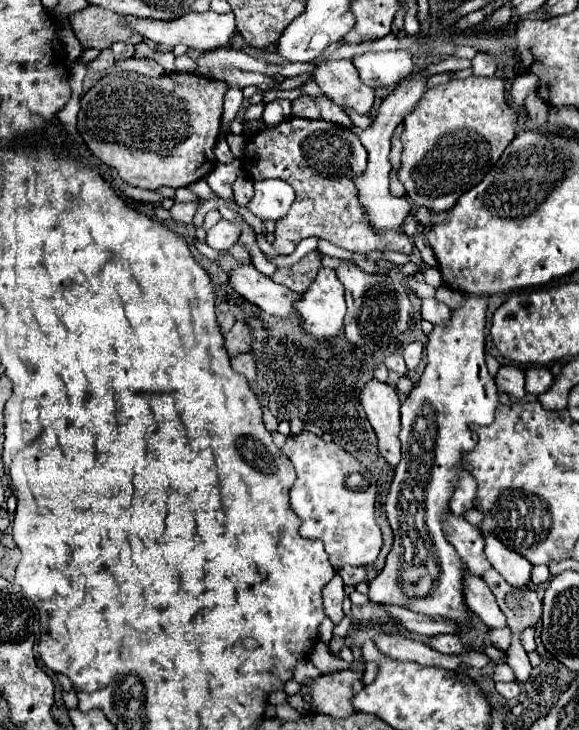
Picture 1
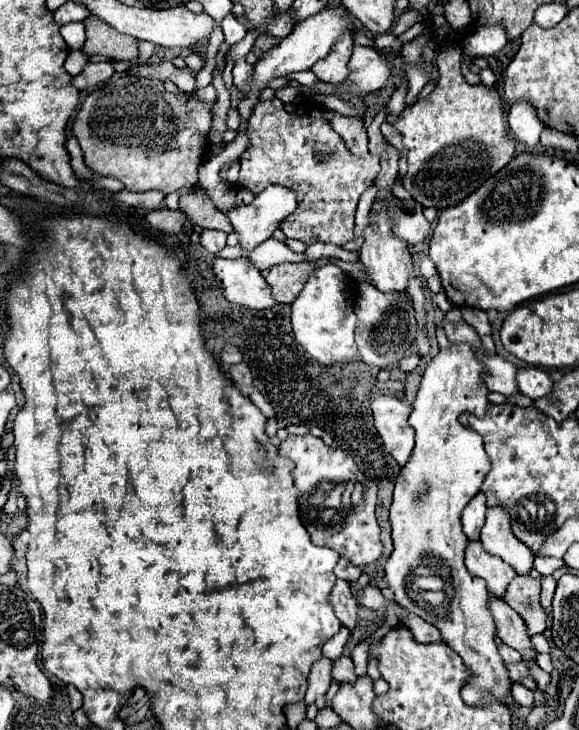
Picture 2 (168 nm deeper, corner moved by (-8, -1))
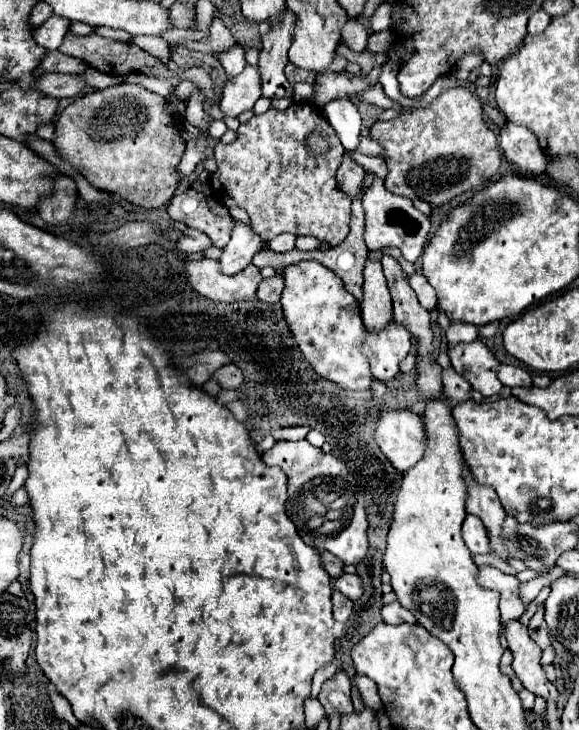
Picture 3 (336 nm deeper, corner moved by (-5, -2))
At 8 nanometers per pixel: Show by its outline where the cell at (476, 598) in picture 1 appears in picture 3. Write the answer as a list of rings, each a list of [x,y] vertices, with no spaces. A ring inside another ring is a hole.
[[[515,620],[505,626],[505,636],[509,642],[509,650],[513,652],[513,670],[517,678],[523,682],[523,686],[533,692],[535,696],[545,698],[547,702],[557,702],[559,692],[557,688],[547,680],[539,658],[541,658],[541,648],[531,642],[527,628]]]

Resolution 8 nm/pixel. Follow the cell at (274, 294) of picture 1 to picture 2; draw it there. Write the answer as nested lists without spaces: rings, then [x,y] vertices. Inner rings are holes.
[[[216,259],[212,269],[228,301],[250,309],[268,309],[278,305],[262,273],[248,265],[246,259]]]

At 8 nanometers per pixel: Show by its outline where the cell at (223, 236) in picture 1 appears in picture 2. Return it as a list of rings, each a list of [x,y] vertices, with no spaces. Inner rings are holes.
[[[202,231],[200,235],[200,243],[210,251],[210,253],[218,253],[226,247],[226,233],[222,231]]]

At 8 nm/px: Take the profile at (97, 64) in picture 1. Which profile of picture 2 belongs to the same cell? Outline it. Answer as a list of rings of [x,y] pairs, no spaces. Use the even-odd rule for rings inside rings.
[[[88,63],[80,75],[74,77],[74,85],[84,91],[88,87],[94,87],[106,79],[110,79],[114,73],[112,63]]]

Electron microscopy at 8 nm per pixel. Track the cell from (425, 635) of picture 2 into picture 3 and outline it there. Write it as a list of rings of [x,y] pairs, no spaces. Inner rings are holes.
[[[397,600],[391,604],[383,604],[381,608],[381,618],[385,624],[417,624],[417,618],[411,614],[411,610],[403,608]]]

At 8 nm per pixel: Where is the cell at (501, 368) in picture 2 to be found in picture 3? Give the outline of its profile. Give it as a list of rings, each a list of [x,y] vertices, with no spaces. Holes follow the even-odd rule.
[[[475,340],[469,344],[457,344],[449,348],[449,358],[453,364],[453,370],[467,378],[473,390],[481,392],[485,398],[495,396],[501,392],[503,384],[497,378],[497,366],[499,360],[489,352],[489,348]]]

